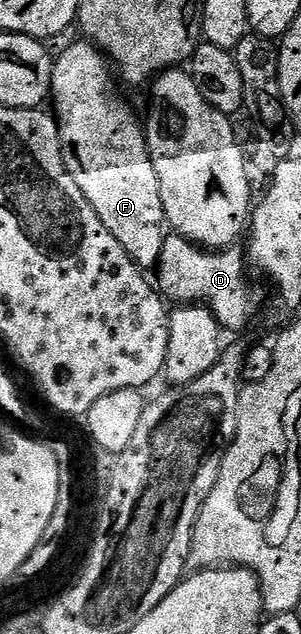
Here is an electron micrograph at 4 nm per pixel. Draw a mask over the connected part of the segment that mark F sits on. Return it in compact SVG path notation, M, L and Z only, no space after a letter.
M79 39L76 45L71 45L60 57L54 58L51 67L50 100L55 100L53 116L59 125L57 138L65 167L69 175L73 175L73 183L85 195L85 199L97 211L101 223L125 247L129 259L144 271L156 268L161 259L163 242L165 240L165 218L161 203L161 183L157 183L157 171L153 167L151 153L147 150L147 135L141 121L131 114L131 109L115 94L115 81L111 78L112 66L108 58L96 46L86 40Z

